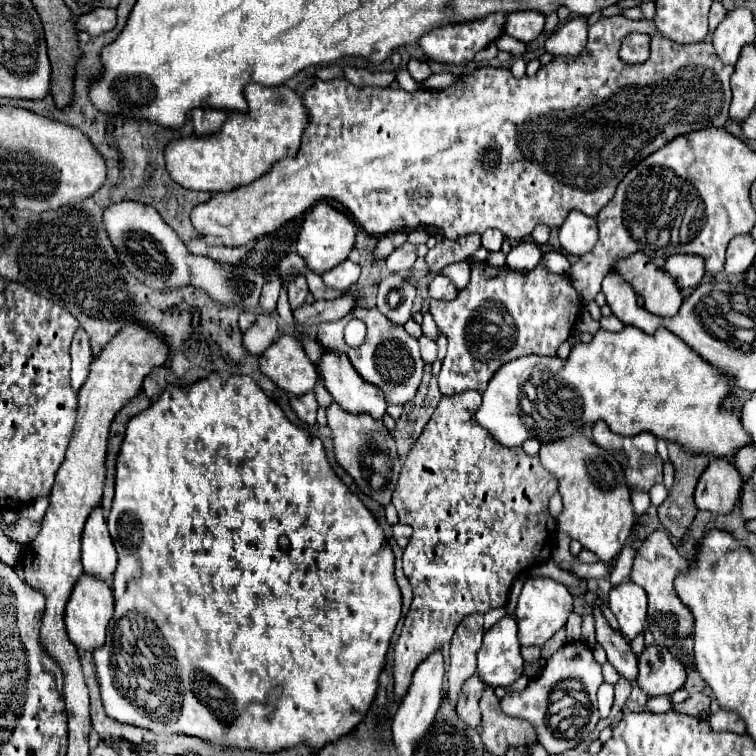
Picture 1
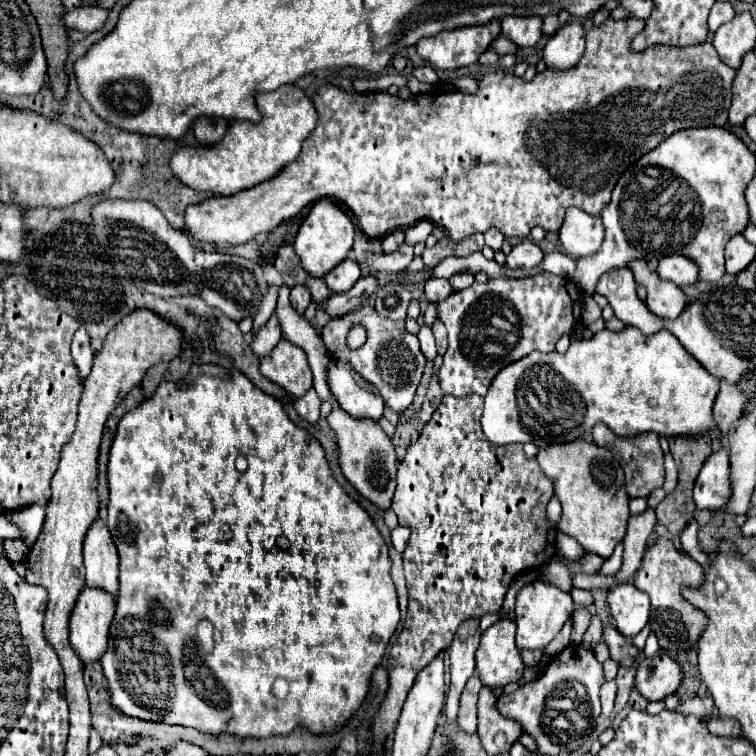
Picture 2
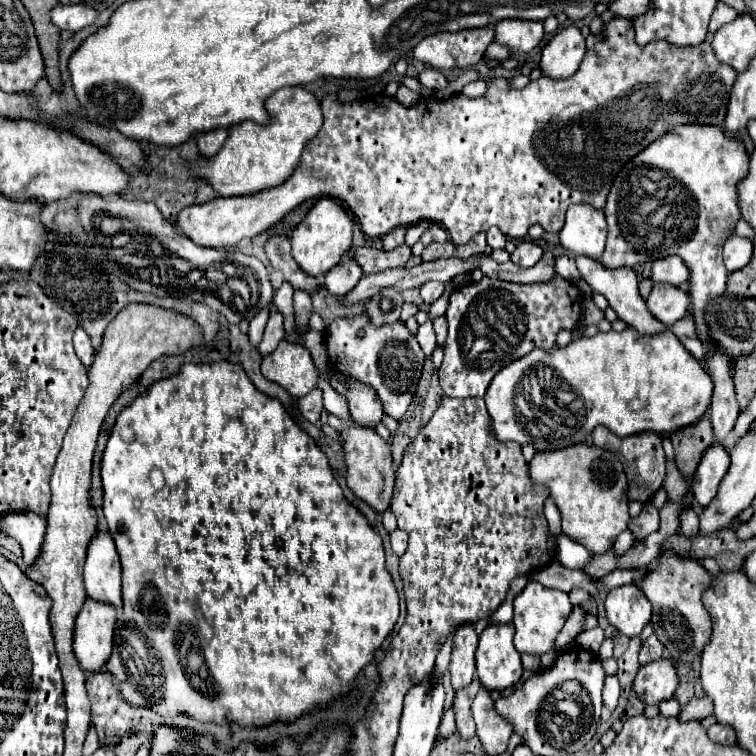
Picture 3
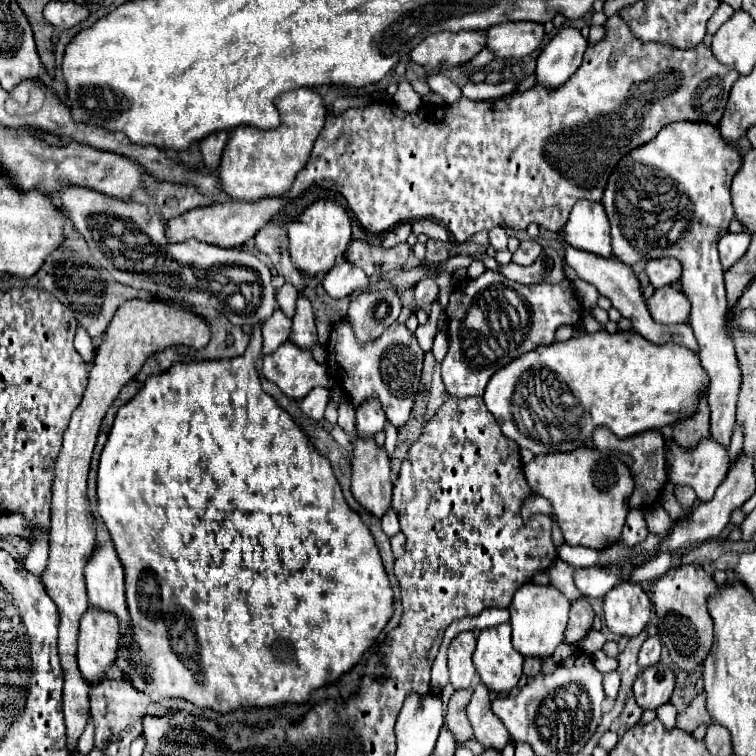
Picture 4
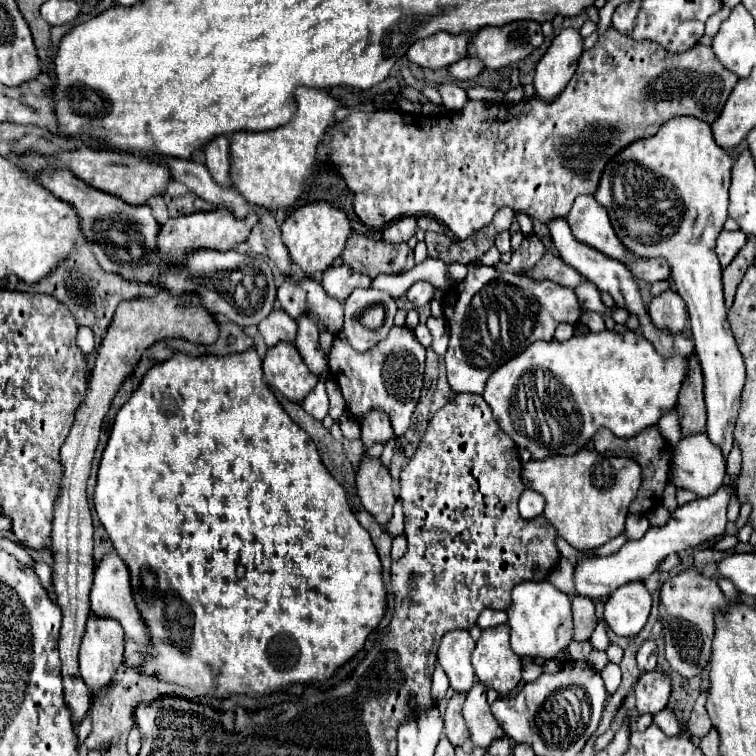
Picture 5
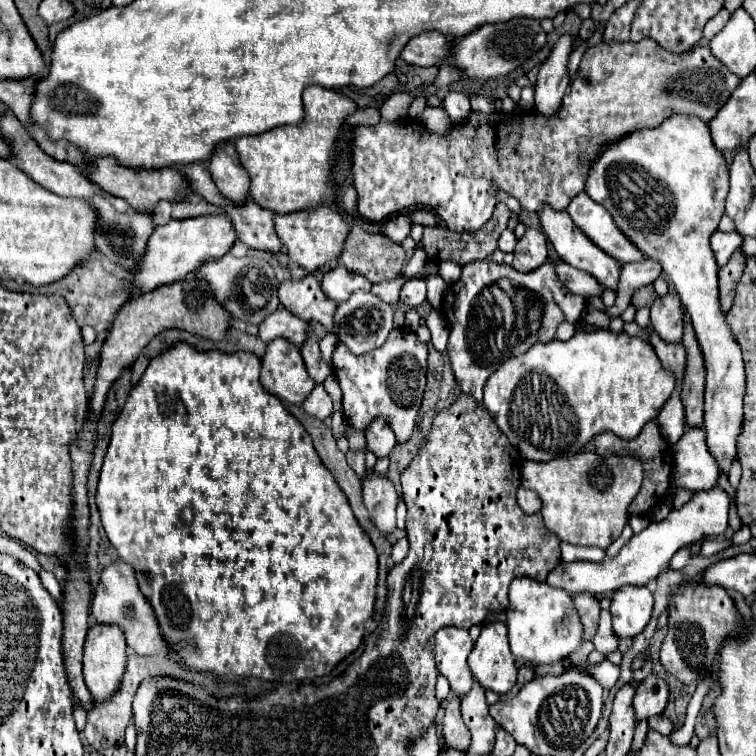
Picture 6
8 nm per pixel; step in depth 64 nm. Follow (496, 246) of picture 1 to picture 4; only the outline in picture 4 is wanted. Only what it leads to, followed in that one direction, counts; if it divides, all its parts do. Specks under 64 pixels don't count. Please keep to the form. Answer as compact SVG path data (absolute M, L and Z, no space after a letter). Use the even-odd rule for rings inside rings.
M492 228L488 232L488 238L490 238L490 246L494 246L496 250L506 250L508 236L506 236L506 230L504 228Z

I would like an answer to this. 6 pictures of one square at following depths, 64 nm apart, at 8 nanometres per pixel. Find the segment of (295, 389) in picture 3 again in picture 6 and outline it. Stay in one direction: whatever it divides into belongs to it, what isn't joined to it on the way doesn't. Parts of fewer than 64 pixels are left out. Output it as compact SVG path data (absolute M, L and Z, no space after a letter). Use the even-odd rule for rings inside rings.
M276 338L266 346L260 382L270 394L290 404L302 404L314 388L314 380L306 372L300 348L284 338Z

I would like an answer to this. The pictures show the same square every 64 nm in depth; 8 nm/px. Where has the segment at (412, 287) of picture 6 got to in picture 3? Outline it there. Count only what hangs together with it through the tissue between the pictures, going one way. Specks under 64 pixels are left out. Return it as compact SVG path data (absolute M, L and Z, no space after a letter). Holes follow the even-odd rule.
M428 282L428 284L422 284L420 288L420 296L426 304L432 304L434 300L438 300L442 294L444 294L444 284L442 282Z

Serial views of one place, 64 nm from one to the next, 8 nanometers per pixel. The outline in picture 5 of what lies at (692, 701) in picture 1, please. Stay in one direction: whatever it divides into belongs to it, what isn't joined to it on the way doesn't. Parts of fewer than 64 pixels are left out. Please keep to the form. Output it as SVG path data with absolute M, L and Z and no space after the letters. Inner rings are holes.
M702 692L700 696L698 696L698 700L696 700L696 704L694 704L694 708L692 708L692 712L688 714L688 718L686 720L682 720L682 726L686 726L688 730L690 730L690 734L694 734L694 736L706 736L710 730L712 730L712 722L710 722L710 716L708 716L708 712L706 712L706 708L704 708L704 704L706 704L706 692Z

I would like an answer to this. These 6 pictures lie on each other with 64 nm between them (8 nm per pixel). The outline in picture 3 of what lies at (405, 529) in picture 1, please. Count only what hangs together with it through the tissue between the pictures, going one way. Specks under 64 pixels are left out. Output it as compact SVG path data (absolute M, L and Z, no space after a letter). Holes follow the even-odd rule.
M394 530L390 534L390 540L392 540L392 550L396 552L396 556L402 556L404 550L406 550L406 542L408 542L408 534L404 530Z

